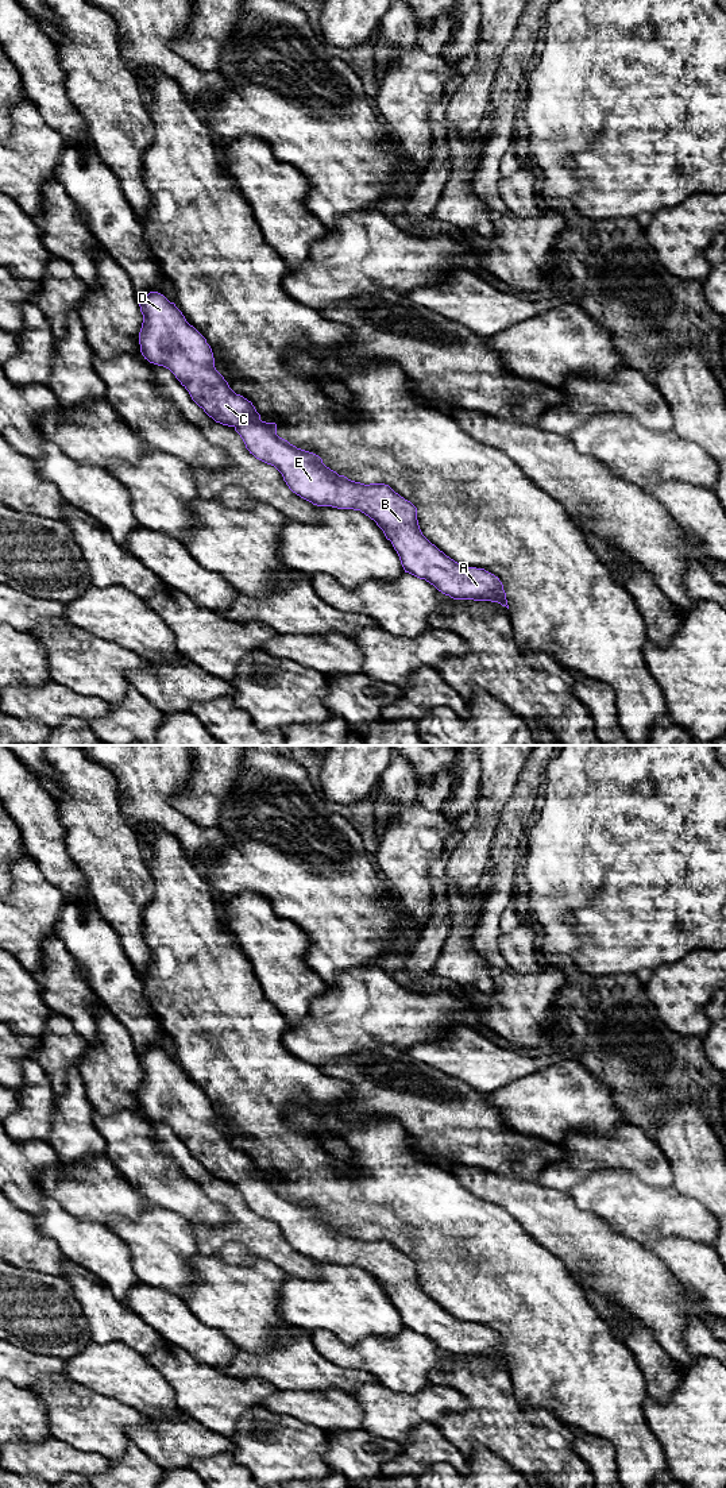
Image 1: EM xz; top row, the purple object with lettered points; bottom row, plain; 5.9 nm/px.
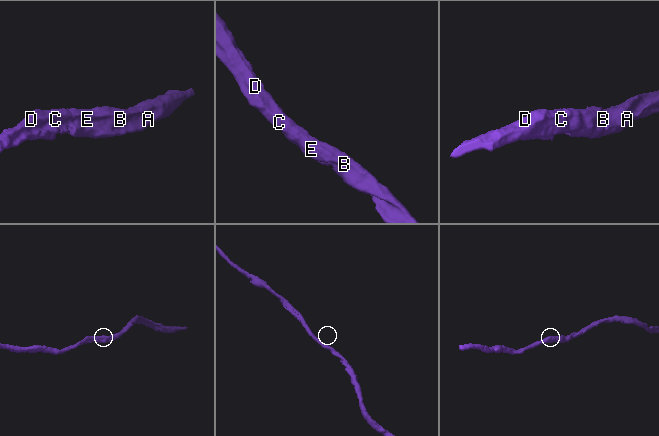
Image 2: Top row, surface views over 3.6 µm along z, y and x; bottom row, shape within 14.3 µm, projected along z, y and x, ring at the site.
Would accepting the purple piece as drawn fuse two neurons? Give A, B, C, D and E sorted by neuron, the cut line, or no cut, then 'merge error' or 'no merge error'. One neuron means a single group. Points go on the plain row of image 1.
groups A B C D E; cut none; no merge error

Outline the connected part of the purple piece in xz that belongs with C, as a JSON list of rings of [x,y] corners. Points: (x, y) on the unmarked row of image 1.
[[[150,1048],[139,1056],[139,1063],[143,1071],[139,1100],[144,1115],[169,1125],[189,1148],[192,1156],[216,1179],[233,1183],[250,1210],[274,1222],[293,1249],[317,1263],[354,1265],[368,1272],[383,1287],[386,1295],[391,1298],[405,1329],[425,1335],[443,1350],[453,1356],[498,1358],[509,1365],[499,1334],[484,1325],[463,1322],[432,1300],[420,1285],[417,1264],[389,1241],[364,1241],[351,1237],[327,1223],[318,1211],[297,1204],[279,1194],[277,1180],[262,1177],[252,1159],[229,1144],[215,1123],[213,1109],[206,1095],[186,1078],[174,1059],[170,1059],[158,1048]]]

